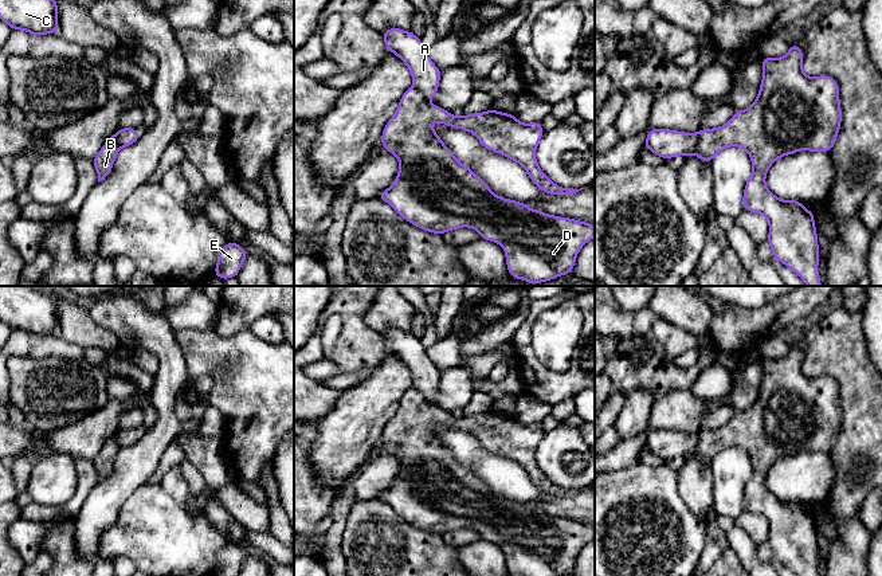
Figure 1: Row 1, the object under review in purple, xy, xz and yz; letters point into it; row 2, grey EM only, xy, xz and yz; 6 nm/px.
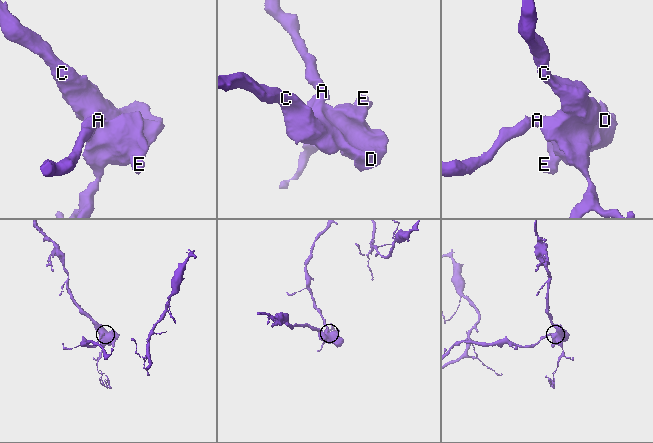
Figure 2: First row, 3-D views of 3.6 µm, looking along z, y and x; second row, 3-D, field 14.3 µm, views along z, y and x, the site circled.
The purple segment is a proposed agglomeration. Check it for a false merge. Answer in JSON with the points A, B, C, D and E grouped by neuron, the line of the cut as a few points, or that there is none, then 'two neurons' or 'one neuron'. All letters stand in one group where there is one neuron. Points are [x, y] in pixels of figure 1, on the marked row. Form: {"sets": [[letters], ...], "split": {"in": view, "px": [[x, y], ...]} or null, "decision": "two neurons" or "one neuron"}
{"sets": [["A"], ["B", "C", "D", "E"]], "split": {"in": "yz", "px": [[698, 133], [698, 141], [692, 153]]}, "decision": "two neurons"}

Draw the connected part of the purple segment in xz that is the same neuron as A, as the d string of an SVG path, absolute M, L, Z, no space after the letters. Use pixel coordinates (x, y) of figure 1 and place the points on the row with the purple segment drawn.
M395 27L381 35L385 40L387 51L396 54L409 68L413 87L422 91L426 98L435 97L442 70L430 59L420 38L411 31Z

